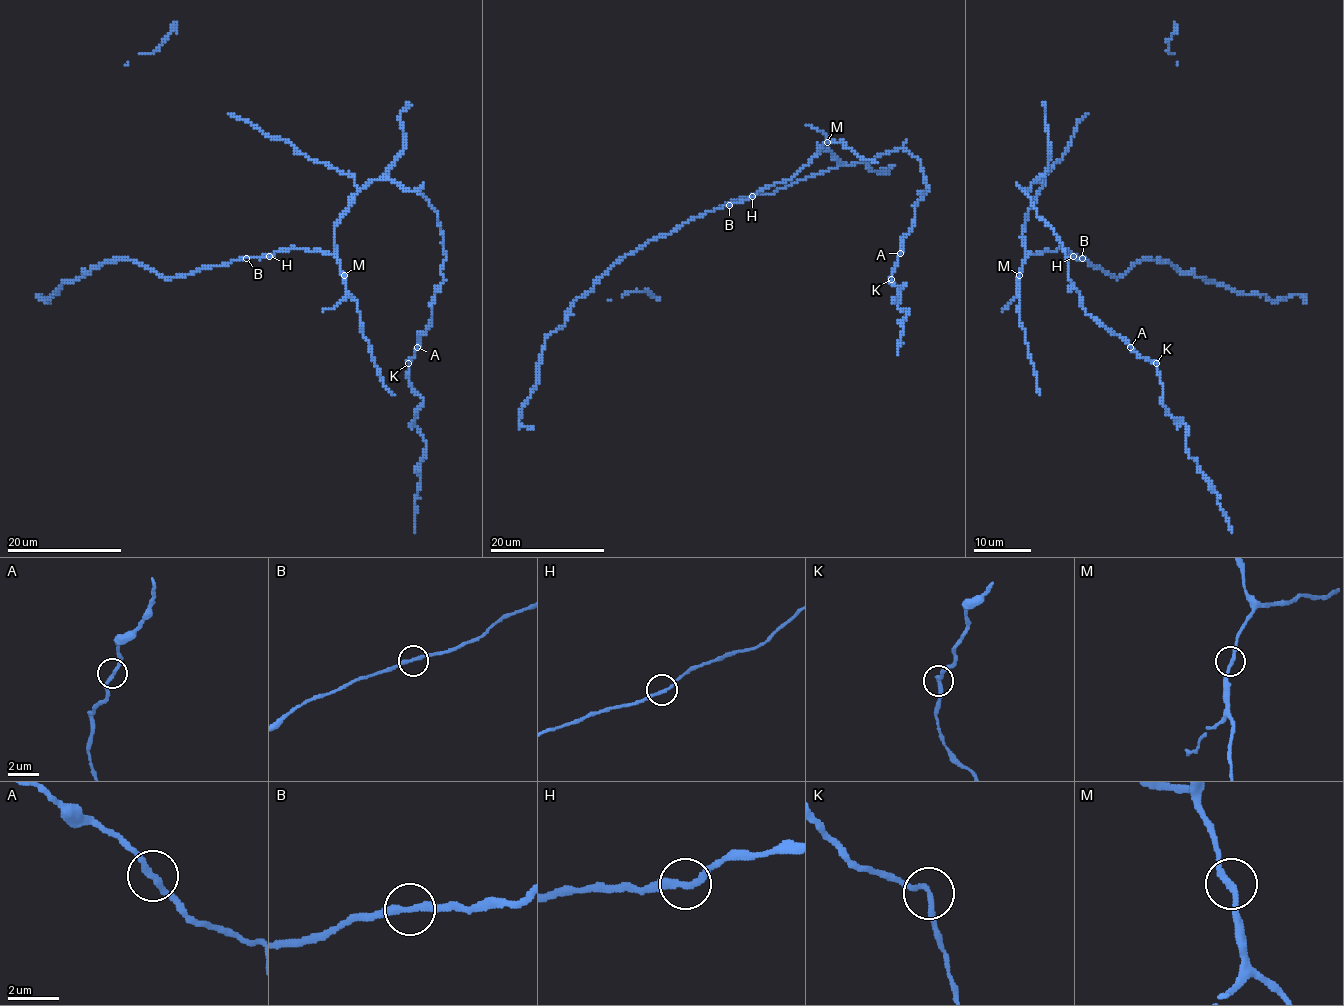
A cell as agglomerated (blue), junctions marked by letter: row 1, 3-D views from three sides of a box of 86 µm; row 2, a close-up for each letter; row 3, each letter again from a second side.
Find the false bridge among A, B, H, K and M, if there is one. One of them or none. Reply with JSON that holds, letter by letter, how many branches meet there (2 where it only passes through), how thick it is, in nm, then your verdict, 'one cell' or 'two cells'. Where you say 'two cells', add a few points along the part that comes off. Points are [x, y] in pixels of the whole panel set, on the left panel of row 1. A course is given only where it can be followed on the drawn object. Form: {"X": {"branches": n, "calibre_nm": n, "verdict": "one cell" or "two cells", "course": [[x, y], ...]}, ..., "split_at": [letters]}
{"A": {"branches": 2, "calibre_nm": 220, "verdict": "one cell"}, "B": {"branches": 2, "calibre_nm": 240, "verdict": "one cell"}, "H": {"branches": 2, "calibre_nm": 240, "verdict": "one cell"}, "K": {"branches": 2, "calibre_nm": 240, "verdict": "one cell"}, "M": {"branches": 2, "calibre_nm": 240, "verdict": "one cell"}, "split_at": []}

